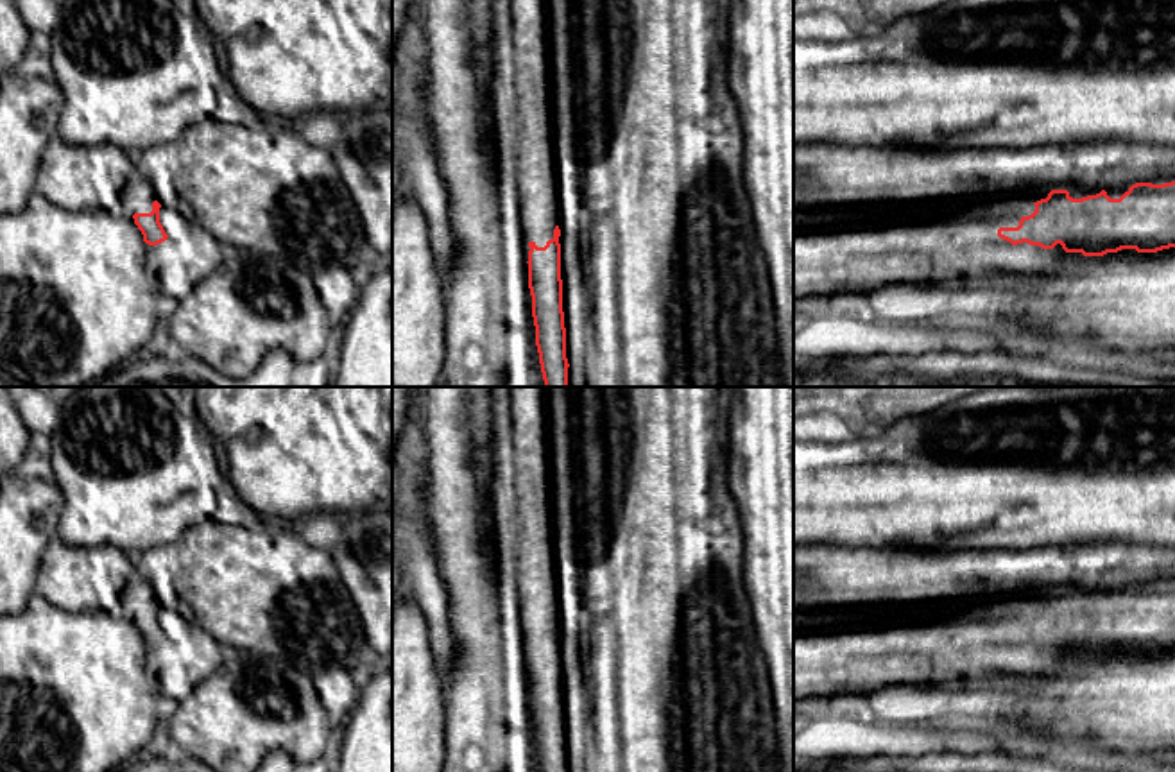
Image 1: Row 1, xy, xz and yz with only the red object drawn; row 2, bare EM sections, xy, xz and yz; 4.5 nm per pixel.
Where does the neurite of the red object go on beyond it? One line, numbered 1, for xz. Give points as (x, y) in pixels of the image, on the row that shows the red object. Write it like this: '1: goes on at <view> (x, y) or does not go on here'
1: goes on at xz (522, 95)

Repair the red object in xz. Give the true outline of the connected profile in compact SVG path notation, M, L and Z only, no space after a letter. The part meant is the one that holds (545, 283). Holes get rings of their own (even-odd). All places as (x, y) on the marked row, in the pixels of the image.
M510 0L510 39L493 43L493 102L518 154L528 288L545 387L568 385L546 0Z

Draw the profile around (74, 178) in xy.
M54 136L38 167L36 192L63 210L104 210L134 220L122 202L122 192L134 176L140 176L138 168L124 149L68 145Z

